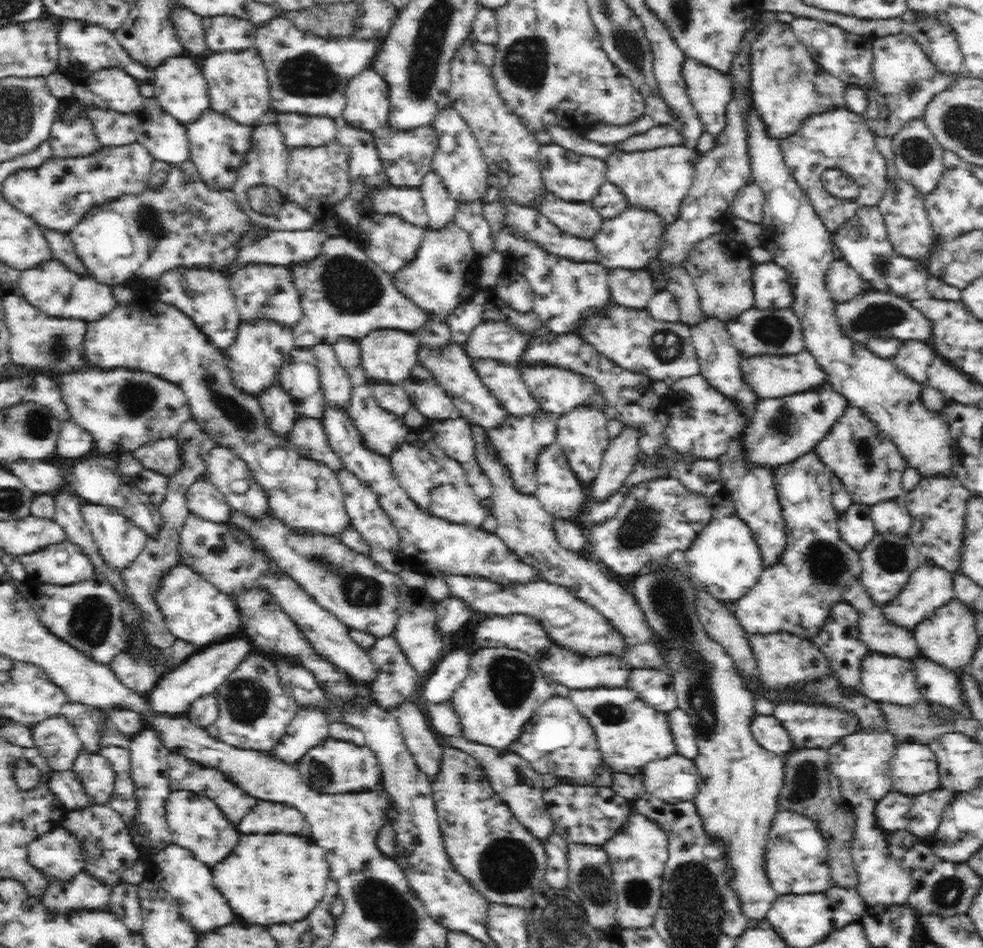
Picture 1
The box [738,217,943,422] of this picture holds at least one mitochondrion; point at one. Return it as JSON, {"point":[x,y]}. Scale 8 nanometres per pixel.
{"point":[882,317]}

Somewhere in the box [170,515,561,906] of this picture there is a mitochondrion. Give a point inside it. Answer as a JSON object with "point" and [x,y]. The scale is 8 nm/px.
{"point":[507,866]}

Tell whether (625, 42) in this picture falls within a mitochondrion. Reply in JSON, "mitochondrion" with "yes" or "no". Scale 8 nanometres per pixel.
{"mitochondrion":"yes"}

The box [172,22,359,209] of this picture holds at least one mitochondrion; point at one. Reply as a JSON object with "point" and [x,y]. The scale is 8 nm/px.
{"point":[301,74]}

